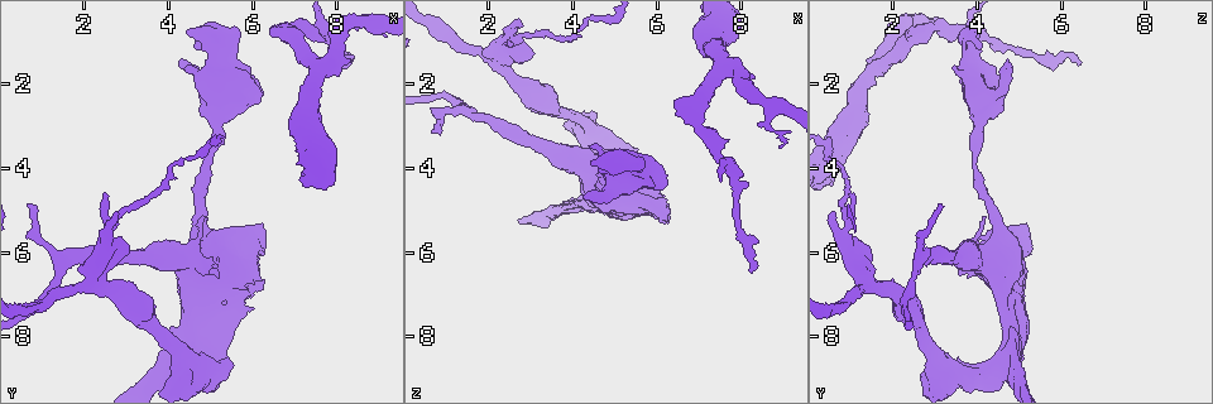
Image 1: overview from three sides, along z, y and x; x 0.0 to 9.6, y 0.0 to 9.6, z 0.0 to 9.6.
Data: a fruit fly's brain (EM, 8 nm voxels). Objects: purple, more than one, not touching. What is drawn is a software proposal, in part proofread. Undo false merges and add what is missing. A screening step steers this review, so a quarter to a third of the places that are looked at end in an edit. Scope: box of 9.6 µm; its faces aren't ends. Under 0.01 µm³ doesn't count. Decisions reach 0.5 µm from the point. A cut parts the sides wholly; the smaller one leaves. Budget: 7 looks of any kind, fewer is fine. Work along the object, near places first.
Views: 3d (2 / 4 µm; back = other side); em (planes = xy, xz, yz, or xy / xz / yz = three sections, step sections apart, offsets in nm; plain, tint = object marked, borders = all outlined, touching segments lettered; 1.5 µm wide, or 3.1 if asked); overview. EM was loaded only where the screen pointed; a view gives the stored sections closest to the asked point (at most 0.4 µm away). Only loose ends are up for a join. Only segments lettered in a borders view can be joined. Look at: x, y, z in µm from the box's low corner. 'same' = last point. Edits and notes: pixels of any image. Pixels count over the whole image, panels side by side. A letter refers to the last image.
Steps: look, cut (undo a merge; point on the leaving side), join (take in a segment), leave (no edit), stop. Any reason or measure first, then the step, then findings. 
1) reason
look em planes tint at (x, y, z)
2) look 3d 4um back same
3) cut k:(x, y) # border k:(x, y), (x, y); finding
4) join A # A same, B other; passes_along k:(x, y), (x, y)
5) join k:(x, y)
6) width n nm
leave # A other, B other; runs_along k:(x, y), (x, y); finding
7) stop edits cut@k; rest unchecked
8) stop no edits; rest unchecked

end of a long branch
look 3d 4um at (8.25, 1.55, 6.45)

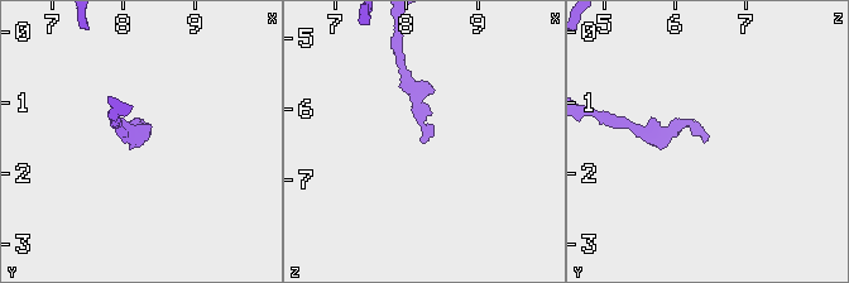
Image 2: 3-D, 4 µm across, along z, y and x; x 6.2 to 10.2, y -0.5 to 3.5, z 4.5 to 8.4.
look em planes tint at (8.25, 1.55, 6.45)

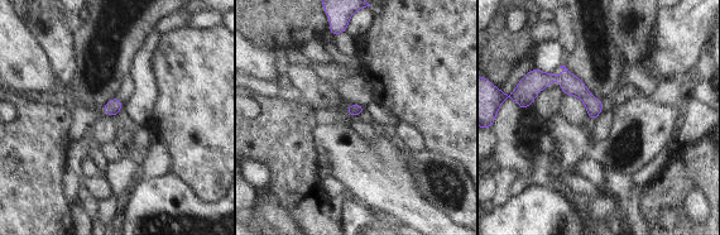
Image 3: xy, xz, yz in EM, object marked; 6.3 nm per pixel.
see the neighbours
look em planes borders same

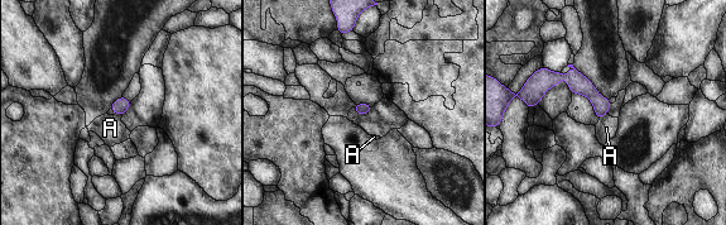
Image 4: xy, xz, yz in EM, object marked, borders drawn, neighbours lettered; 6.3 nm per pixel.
leave # A other; no lettered segment goes on from it

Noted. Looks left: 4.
tapers out
look em planes borders at (0.70, 4.75, 3.15)

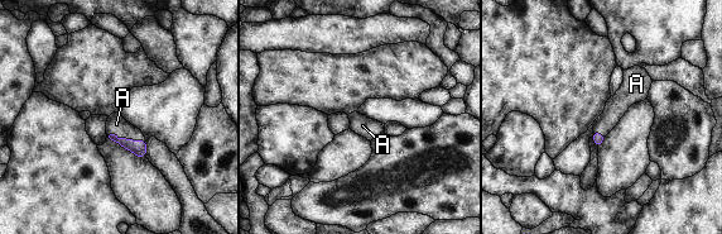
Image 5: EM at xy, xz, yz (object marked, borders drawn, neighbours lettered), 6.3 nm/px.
join A # A same; passes_along 5:(138, 147), (126, 138), (116, 124); it goes on there

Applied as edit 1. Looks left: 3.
sudden change in width
look em xz step 4 tint at (2.70, 5.35, 0.95)

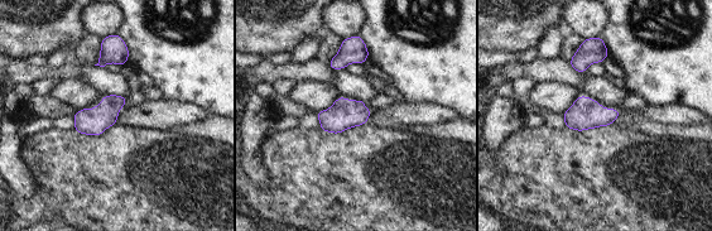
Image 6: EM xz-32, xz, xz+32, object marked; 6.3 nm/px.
look em planes borders same

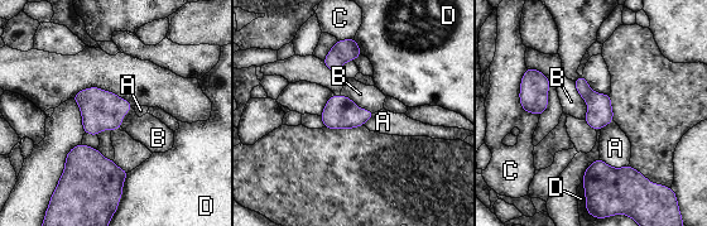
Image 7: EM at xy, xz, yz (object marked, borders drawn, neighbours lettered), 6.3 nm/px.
width 160 nm
leave # A other, B other, C other, D other; border 7:(573, 81), (587, 105), (583, 120); all the same neuron

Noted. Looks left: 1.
stop edits join@5; rest unchecked

